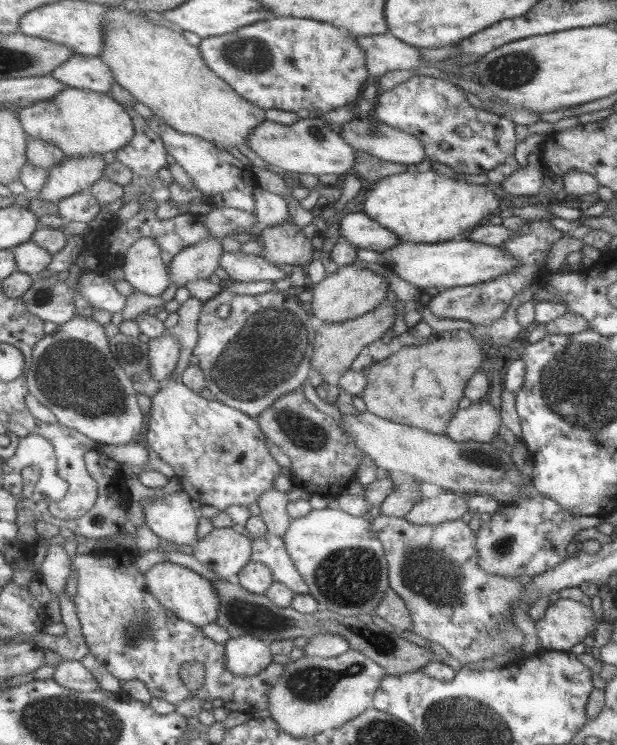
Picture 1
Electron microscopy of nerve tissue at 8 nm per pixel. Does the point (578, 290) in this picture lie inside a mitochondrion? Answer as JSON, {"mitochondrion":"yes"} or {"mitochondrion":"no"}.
{"mitochondrion":"no"}

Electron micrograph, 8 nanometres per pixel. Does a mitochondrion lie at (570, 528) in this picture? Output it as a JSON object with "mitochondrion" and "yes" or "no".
{"mitochondrion":"no"}

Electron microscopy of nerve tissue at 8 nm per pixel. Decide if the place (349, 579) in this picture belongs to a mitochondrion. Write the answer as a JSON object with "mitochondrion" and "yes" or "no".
{"mitochondrion":"yes"}

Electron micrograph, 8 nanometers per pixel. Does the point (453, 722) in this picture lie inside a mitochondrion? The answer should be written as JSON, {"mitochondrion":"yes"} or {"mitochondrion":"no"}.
{"mitochondrion":"yes"}

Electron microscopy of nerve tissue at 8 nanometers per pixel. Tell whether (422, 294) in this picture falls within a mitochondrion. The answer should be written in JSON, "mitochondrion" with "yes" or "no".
{"mitochondrion":"no"}

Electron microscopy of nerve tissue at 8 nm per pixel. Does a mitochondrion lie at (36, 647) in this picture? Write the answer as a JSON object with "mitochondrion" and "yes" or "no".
{"mitochondrion":"no"}

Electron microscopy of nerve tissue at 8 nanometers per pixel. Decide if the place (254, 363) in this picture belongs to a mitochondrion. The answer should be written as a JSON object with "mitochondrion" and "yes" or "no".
{"mitochondrion":"yes"}

